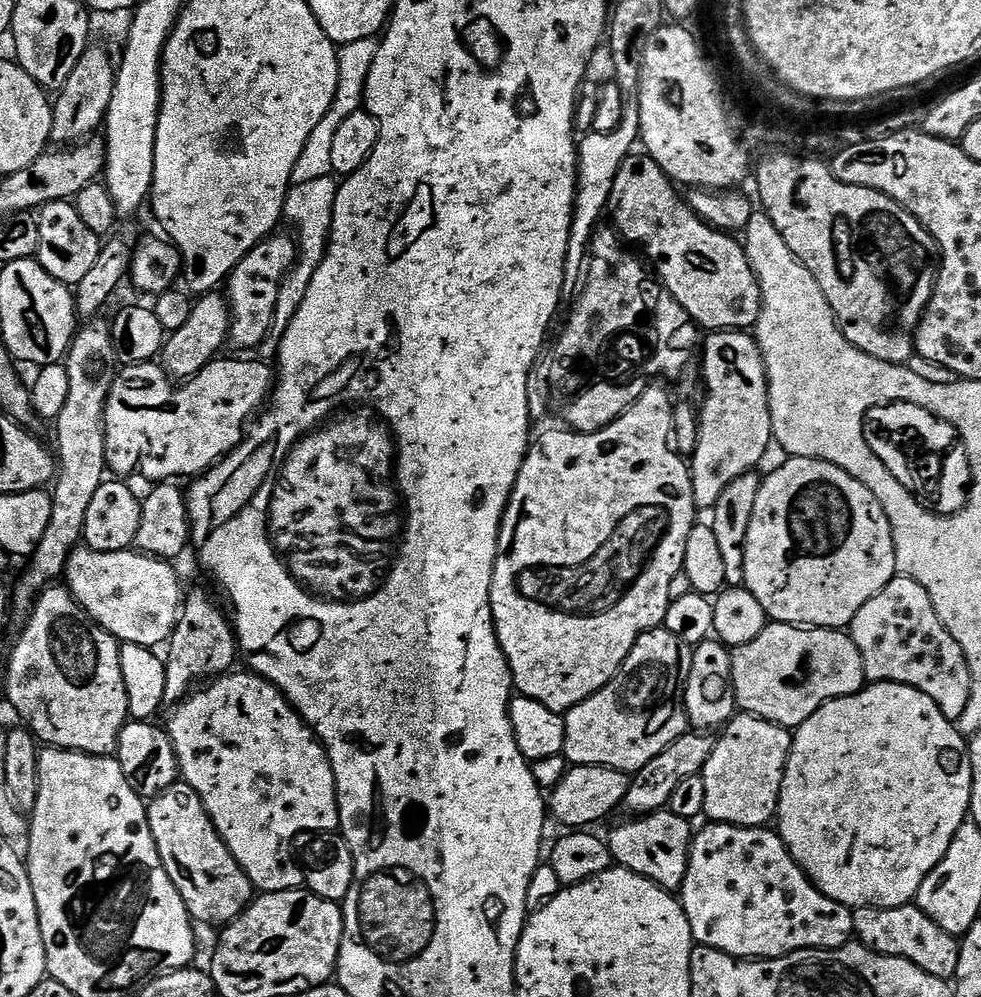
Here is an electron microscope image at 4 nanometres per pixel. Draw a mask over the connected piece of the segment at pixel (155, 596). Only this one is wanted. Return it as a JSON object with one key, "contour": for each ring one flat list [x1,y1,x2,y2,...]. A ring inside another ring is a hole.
{"contour":[[77,546,70,554,66,569,66,587,83,608,86,615,98,626,105,628,120,644,146,646,153,650,167,645,176,629,185,589,180,589,180,576,167,560,155,560,139,550,127,552,95,552,87,546]]}

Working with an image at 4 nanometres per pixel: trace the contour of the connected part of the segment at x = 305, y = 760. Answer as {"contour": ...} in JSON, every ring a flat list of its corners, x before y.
{"contour":[[233,670,211,682,205,683,199,690,193,691,188,699,175,705,172,717,166,723,168,737,172,739,172,745,176,751,176,757,180,763,180,776,183,783,190,785,198,794,202,806,208,811,208,817,216,827,217,834,222,842,234,854,238,866,250,878,253,889,261,893,266,892,295,892,305,887,304,874,300,871,299,864,294,859,294,841,304,832,336,832,340,826,340,807,336,801,336,779,334,770,330,766,328,756,324,748,316,738,316,733,308,727,308,723,293,710,288,699,268,680,262,679,251,670]]}

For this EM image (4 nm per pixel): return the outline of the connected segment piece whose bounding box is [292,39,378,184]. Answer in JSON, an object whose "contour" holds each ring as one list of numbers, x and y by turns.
{"contour":[[370,39,339,45,336,57,338,58,338,90,334,90,334,102,330,102,330,110,326,110,326,118,322,118,322,122,314,126,310,138,306,138,306,146,302,146,302,154,298,157,298,162,294,162,292,184,311,182,317,178,333,175,330,162,334,134,341,128,342,122,350,118,350,114,364,108,364,87,366,78,370,78,370,66,374,66,374,58,378,58,378,43,375,39]]}

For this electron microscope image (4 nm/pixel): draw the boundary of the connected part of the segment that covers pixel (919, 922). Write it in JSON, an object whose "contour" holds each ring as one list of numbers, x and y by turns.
{"contour":[[915,903,897,908,858,908,852,913,852,930,855,939,865,948,880,956,902,958,914,962,926,974,939,980,951,981,958,970,960,940,952,936,938,922,934,922,916,907]]}

